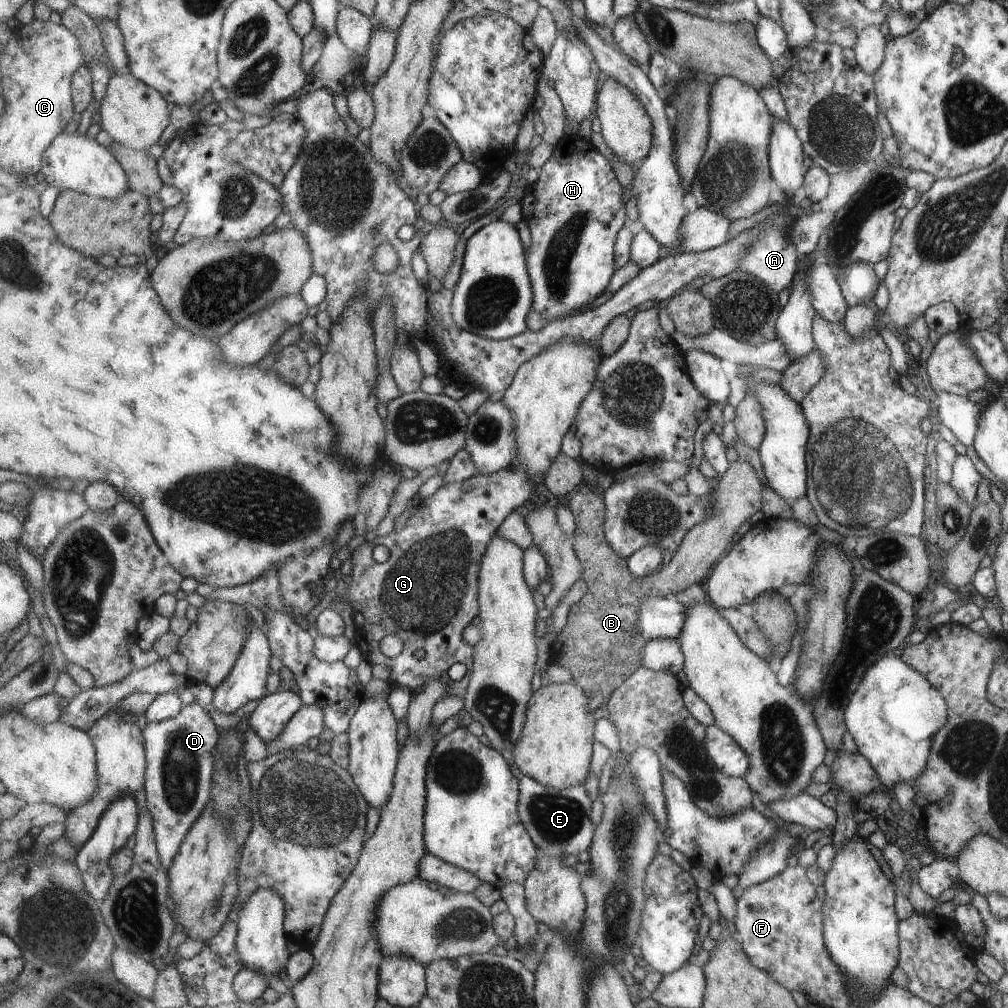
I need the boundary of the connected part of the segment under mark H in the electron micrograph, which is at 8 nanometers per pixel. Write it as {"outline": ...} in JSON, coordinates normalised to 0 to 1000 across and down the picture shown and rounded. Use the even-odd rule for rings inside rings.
{"outline":[[[572,133],[561,134],[556,142],[550,144],[549,155],[538,165],[529,190],[525,190],[520,198],[520,206],[525,208],[522,218],[528,235],[523,262],[530,288],[529,307],[537,309],[543,319],[557,315],[566,308],[578,308],[601,290],[611,272],[613,230],[624,220],[618,194],[620,188],[612,179],[612,171],[604,157],[596,153],[586,140]]]}

